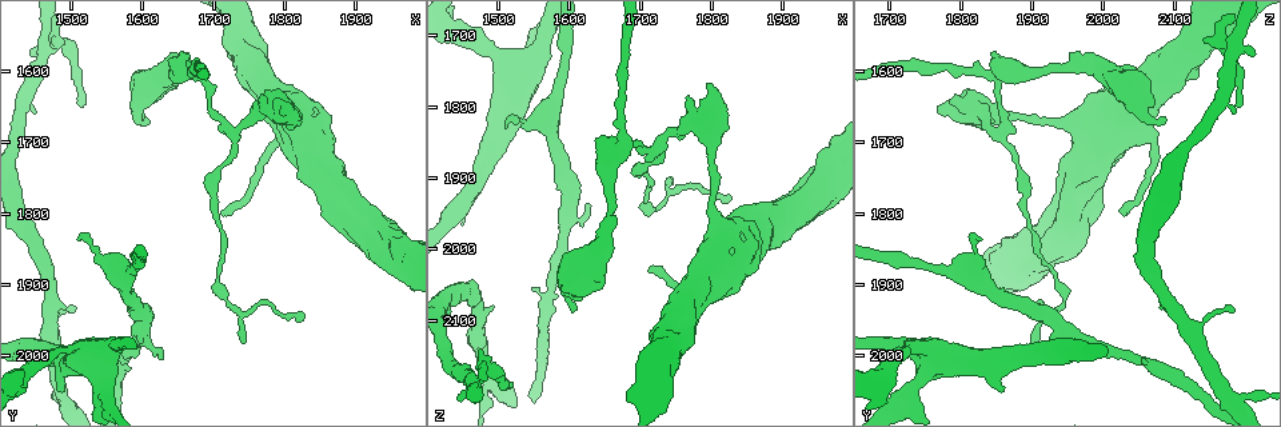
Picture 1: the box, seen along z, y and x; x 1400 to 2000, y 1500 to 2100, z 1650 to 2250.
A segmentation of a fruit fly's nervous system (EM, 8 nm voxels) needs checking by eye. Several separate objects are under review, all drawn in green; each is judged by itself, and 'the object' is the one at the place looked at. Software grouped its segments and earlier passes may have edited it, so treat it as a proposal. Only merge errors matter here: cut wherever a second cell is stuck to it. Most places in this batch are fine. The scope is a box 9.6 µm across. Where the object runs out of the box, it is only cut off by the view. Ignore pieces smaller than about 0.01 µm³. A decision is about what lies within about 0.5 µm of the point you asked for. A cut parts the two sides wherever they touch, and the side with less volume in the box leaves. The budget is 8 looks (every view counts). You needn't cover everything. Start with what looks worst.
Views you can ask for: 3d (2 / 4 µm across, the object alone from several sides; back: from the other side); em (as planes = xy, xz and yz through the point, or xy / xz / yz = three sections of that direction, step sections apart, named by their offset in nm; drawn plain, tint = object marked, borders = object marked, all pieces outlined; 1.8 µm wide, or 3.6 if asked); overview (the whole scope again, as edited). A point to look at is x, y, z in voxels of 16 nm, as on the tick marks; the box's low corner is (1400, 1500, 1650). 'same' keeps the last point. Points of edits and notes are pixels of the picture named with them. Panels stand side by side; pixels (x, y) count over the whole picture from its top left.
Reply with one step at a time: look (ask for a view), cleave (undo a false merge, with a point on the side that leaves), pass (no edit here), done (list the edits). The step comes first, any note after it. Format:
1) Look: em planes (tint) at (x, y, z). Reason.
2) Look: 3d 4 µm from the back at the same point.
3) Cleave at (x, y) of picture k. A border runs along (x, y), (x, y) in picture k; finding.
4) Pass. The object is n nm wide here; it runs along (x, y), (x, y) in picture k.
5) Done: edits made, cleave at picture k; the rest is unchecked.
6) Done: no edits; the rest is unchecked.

Look: 3d 2 µm at (1470, 1560, 2180). Arms part here.

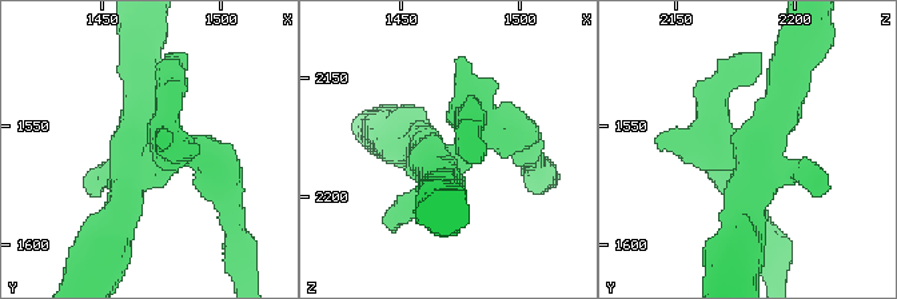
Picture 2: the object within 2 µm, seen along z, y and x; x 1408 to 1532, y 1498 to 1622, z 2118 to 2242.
Look: em planes (tint) at (1470, 1564, 2183). Need the tissue.

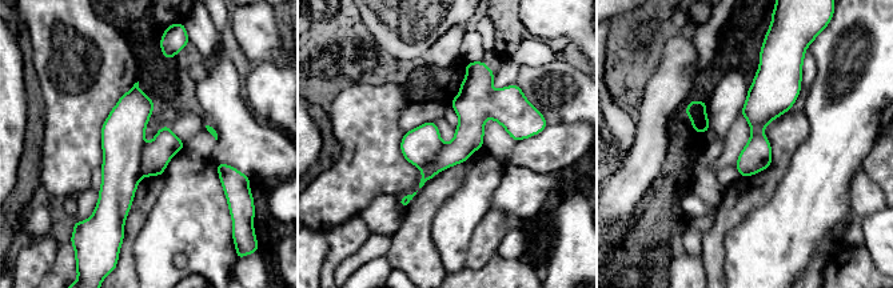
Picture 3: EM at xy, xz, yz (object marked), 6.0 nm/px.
Cleave at (155, 156) of picture 3. The object is 190 nm wide here; a second cell is stuck on.

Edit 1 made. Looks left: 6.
Look: 3d 4 µm at (1595, 1655, 2050). Calibre changes.

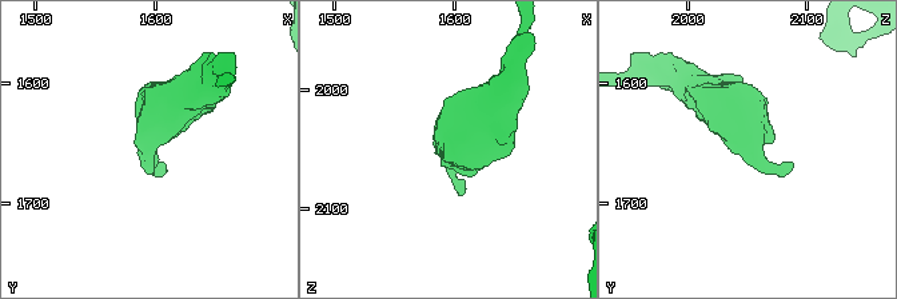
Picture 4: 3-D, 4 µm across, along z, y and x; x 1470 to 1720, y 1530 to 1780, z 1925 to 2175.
Look: em 3.6 µm xz step 8 (tint) at (1596, 1656, 2052).

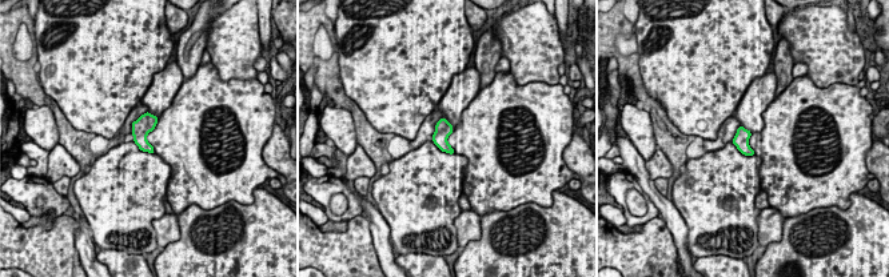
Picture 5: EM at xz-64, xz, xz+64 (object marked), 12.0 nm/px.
Pass. Continuous, no second cell.

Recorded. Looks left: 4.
Look: 3d 4 µm at (1580, 1880, 1795). Three-way junction.

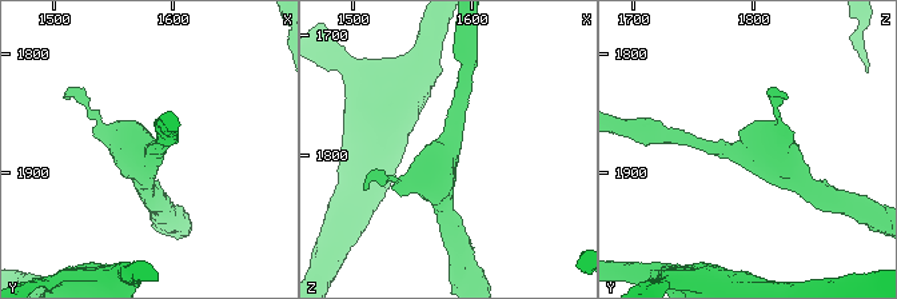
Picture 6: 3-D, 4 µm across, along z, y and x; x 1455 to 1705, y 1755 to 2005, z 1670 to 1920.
Look: em yz step 8 (tint) at (1576, 1878, 1800). 3 arms meet here; the arms are 190, 220, 300 nm wide.

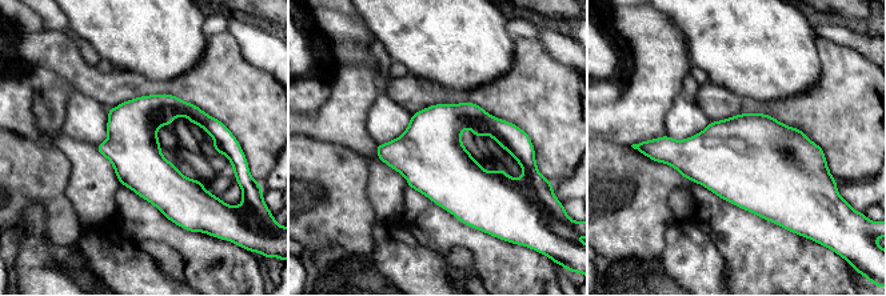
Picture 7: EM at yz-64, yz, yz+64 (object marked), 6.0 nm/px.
Look: em planes (tint) at the same point.

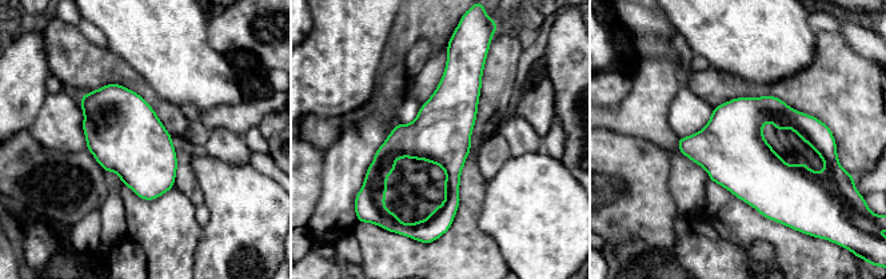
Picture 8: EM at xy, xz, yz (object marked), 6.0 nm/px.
Pass. One cell here.

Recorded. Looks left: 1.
Done: edits made, cleave at picture 3; the rest is unchecked.

